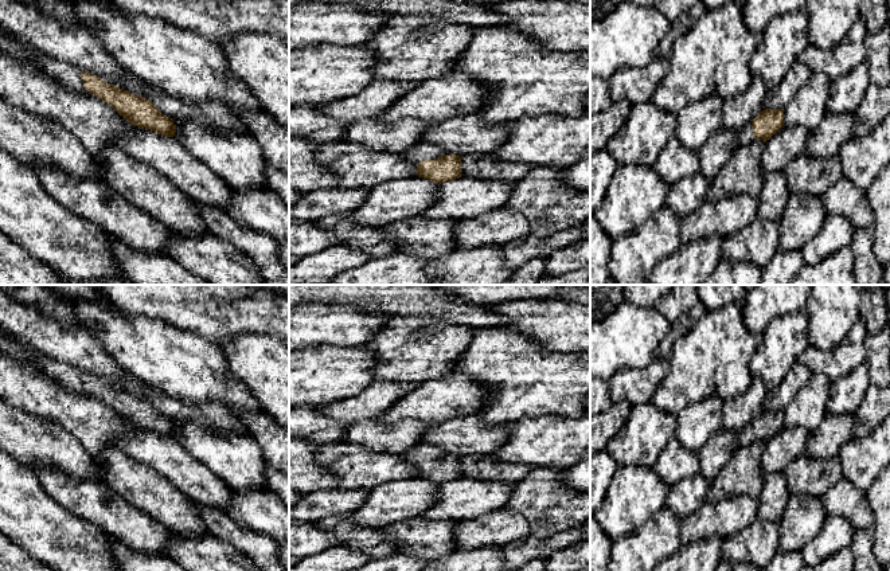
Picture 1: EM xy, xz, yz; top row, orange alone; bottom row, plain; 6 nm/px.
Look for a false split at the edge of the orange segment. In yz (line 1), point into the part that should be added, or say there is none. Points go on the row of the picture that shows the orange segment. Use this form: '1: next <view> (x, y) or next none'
1: next none

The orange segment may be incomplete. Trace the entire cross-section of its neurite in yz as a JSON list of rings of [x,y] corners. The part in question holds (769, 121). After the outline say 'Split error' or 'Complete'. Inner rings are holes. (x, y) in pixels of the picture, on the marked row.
[[[764,109],[752,122],[754,138],[764,142],[784,126],[784,109]]]. Complete

